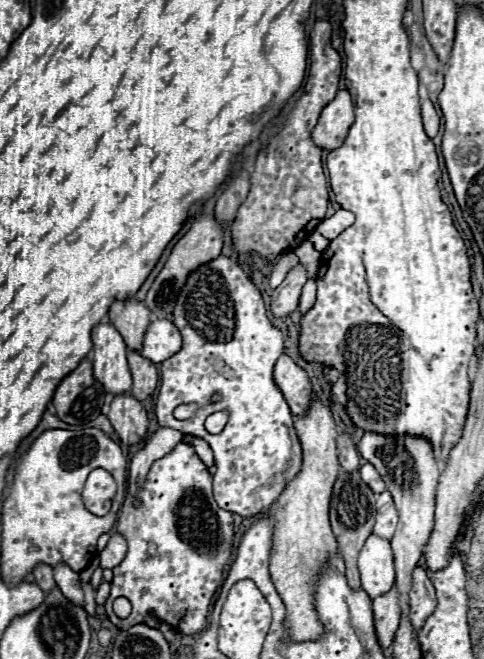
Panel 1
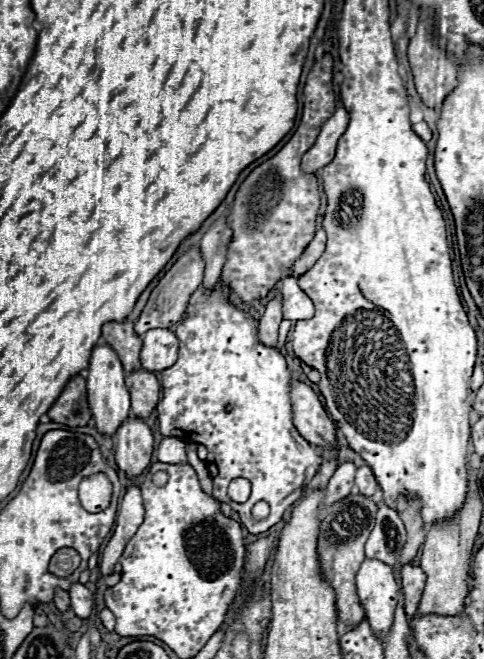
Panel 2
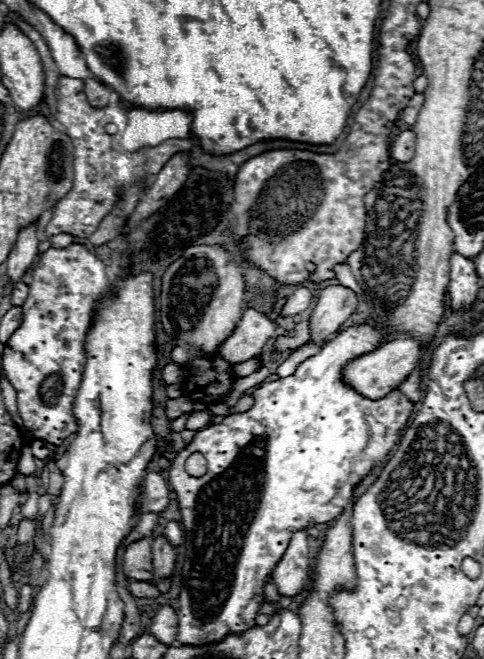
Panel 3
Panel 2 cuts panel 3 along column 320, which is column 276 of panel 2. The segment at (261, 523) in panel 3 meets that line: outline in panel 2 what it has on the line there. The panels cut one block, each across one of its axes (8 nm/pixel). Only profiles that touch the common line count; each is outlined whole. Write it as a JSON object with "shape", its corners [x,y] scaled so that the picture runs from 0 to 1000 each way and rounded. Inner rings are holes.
{"shape":[[[450,431],[438,440],[409,437],[393,461],[384,467],[384,483],[368,492],[364,510],[372,516],[372,540],[360,555],[335,561],[335,598],[339,604],[326,610],[326,646],[339,662],[368,662],[368,653],[384,656],[393,671],[421,674],[430,680],[430,713],[442,728],[442,756],[467,762],[483,777],[496,780],[500,795],[512,801],[517,810],[550,807],[558,798],[583,789],[587,771],[579,762],[595,756],[607,744],[628,741],[640,722],[665,704],[665,695],[653,689],[649,680],[616,659],[603,643],[603,616],[595,604],[595,583],[599,564],[591,558],[587,540],[566,525],[545,525],[533,513],[533,486],[483,464],[471,452],[471,440]],[[467,613],[479,616],[475,628],[463,625]],[[483,725],[512,725],[521,731],[521,750],[512,762],[488,765],[471,756],[467,744]],[[529,762],[554,762],[558,780],[545,789],[525,789],[521,768]]]}

